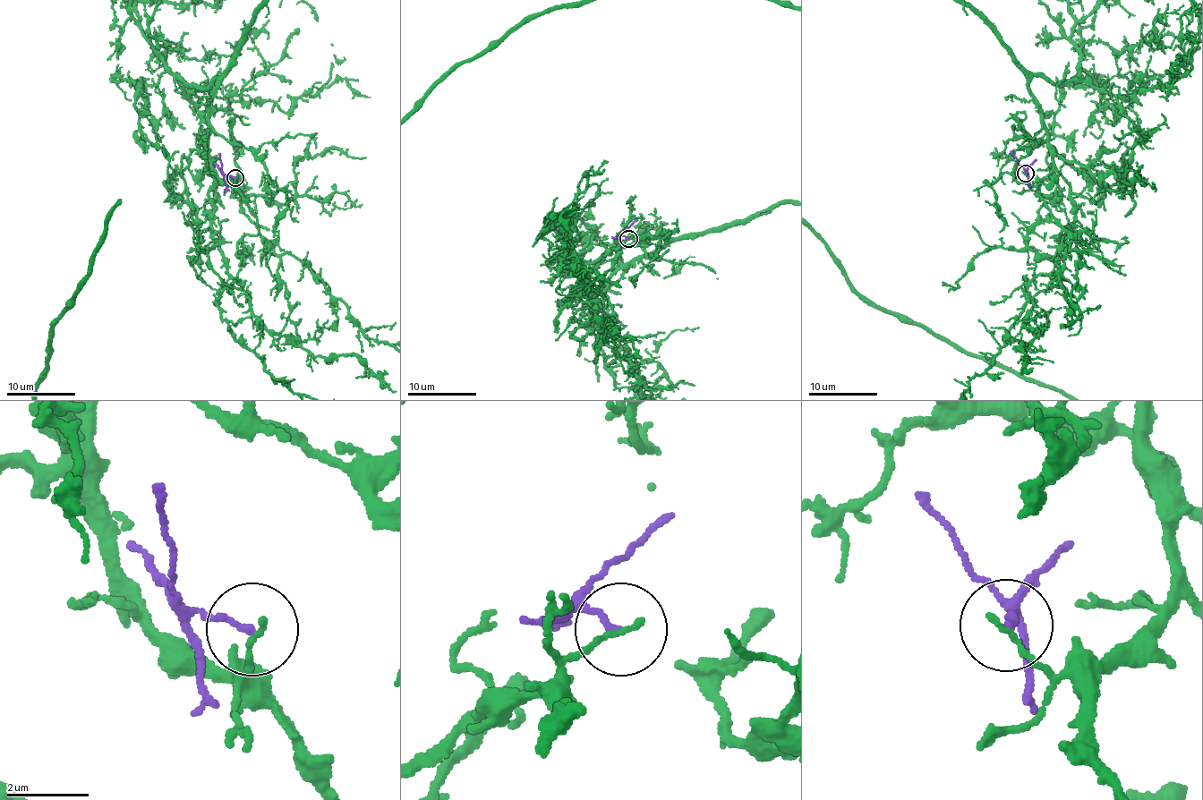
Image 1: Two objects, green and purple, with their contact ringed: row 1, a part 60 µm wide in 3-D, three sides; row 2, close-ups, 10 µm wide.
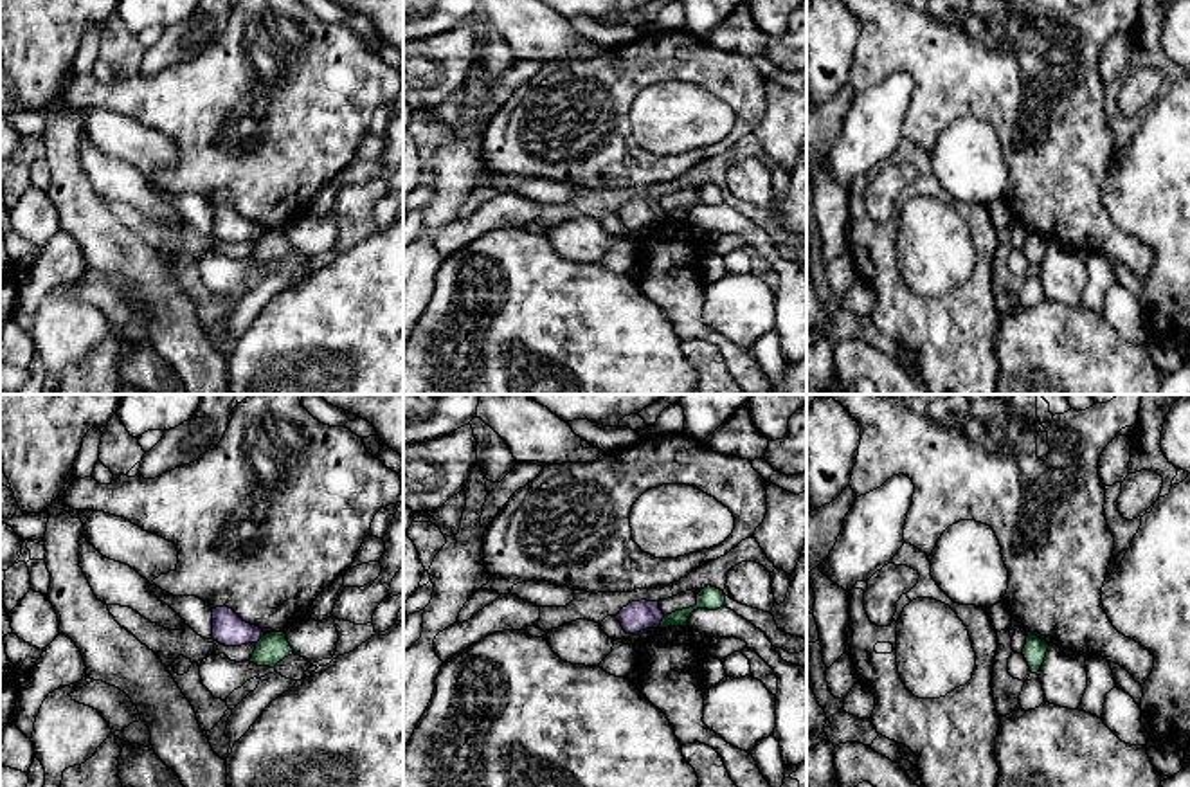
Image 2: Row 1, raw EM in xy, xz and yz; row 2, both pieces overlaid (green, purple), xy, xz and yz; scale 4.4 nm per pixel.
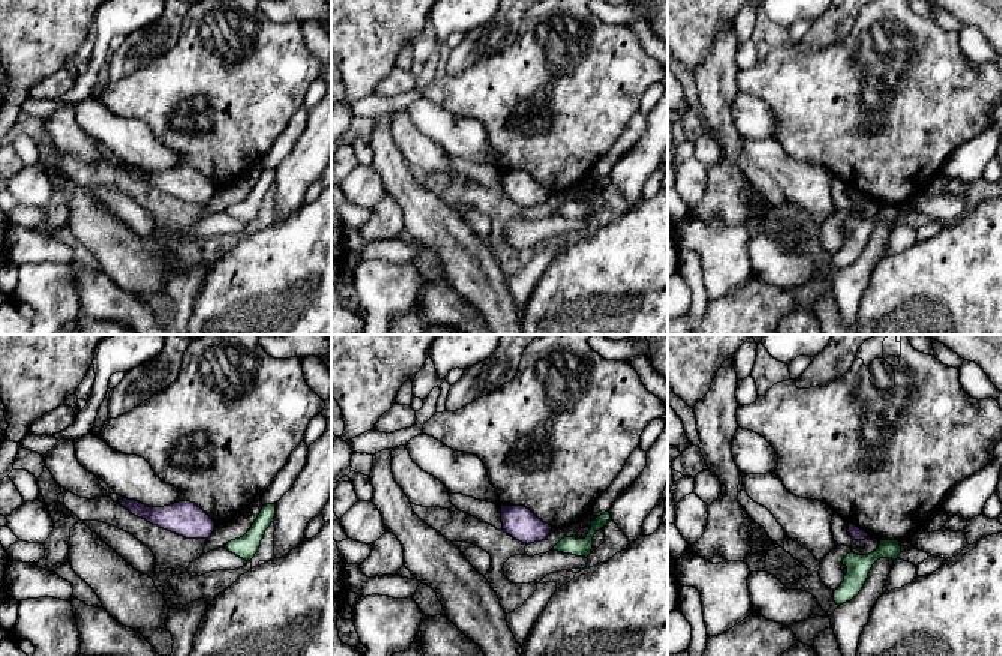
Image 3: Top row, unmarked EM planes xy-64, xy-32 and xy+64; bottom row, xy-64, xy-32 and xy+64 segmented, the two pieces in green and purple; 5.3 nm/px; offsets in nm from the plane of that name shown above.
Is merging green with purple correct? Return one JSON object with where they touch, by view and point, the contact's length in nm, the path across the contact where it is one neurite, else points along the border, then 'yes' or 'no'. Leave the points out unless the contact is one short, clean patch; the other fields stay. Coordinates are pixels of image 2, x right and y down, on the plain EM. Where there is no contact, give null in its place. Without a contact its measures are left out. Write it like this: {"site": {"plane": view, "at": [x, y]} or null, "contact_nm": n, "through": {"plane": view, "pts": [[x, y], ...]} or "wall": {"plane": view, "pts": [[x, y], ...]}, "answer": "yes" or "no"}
{"site": {"plane": "xz", "at": [661, 218]}, "contact_nm": 70, "wall": {"plane": "xz", "pts": [[665, 213], [658, 224]]}, "answer": "no"}

